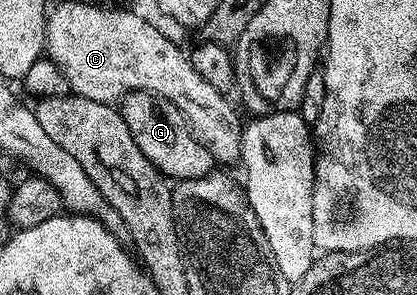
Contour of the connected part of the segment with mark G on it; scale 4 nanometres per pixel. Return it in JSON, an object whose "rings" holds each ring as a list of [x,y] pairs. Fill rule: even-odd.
{"rings":[[[127,91],[120,101],[120,111],[124,122],[128,122],[128,130],[132,130],[132,138],[136,138],[136,146],[140,146],[144,158],[148,158],[163,176],[174,182],[199,180],[215,171],[213,154],[194,137],[180,110],[163,96]]]}

